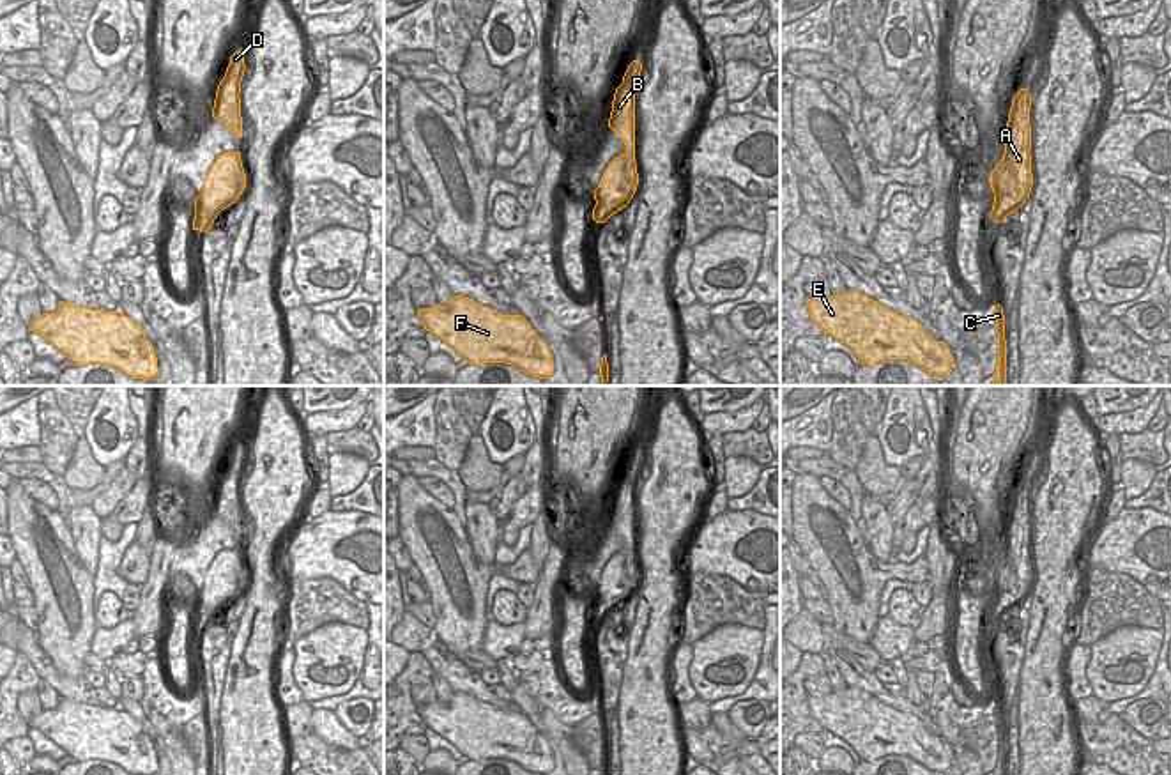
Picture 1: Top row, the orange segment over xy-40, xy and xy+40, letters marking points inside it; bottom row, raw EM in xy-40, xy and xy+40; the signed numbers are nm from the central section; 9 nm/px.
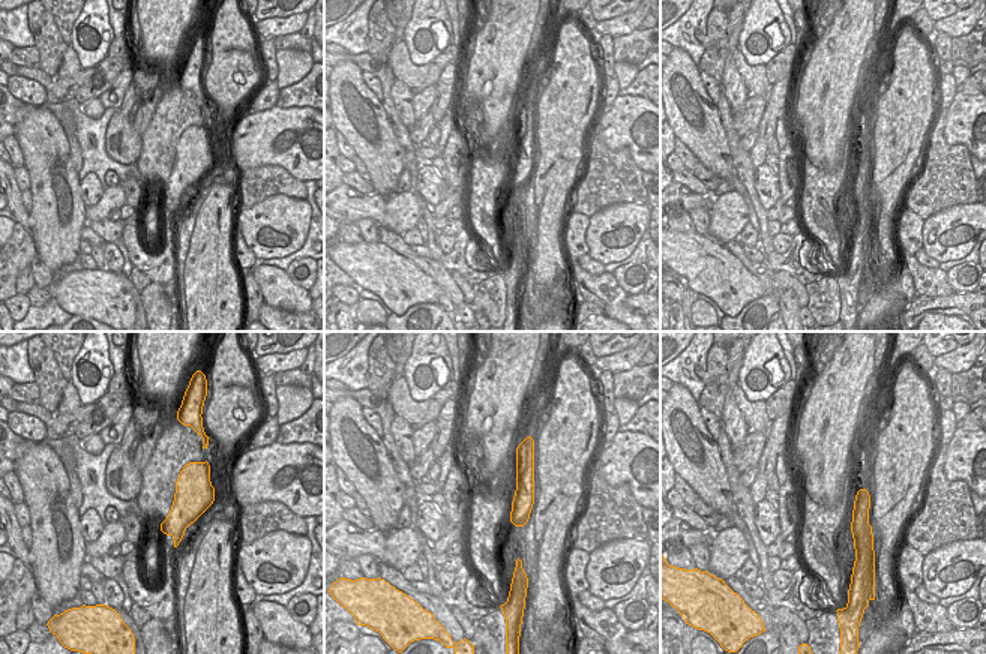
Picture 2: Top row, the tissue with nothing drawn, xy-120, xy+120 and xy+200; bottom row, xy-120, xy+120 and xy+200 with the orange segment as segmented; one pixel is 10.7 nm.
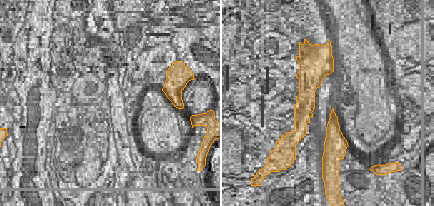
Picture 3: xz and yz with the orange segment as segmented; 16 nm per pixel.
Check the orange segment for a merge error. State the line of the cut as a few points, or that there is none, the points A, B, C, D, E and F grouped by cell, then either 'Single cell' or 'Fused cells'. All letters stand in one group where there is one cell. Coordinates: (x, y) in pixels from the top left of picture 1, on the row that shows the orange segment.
Split along xy+40 (1002, 160), (1016, 179), (1016, 199). Groups: A B C D / E F. Fused cells.

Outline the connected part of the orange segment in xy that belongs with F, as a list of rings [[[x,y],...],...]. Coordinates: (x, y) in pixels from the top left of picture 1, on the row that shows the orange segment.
[[[453,295],[448,306],[417,310],[417,318],[469,364],[506,363],[540,379],[554,373],[547,343],[522,315],[502,315],[474,299]]]

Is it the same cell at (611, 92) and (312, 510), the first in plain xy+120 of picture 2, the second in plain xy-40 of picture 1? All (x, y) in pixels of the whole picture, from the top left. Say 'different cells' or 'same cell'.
same cell

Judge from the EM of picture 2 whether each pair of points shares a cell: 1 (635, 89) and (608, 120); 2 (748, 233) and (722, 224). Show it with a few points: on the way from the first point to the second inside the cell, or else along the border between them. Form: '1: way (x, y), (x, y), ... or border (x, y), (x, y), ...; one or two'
1: border (619, 95), (641, 95), (644, 98); two
2: border (749, 222), (737, 239); two

